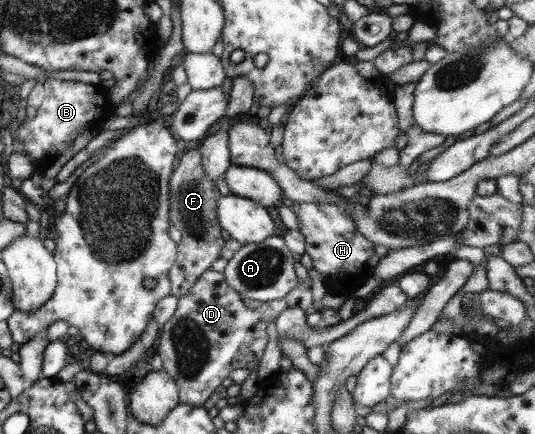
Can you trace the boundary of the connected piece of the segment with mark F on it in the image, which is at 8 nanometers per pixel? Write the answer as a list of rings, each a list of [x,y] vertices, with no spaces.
[[[190,146],[177,161],[177,167],[173,168],[167,180],[168,225],[181,233],[180,243],[176,243],[174,262],[167,271],[170,294],[175,298],[185,295],[188,287],[199,279],[199,275],[207,271],[213,261],[220,257],[220,249],[224,242],[216,218],[216,205],[221,195],[214,180],[210,180],[204,174],[200,161],[201,156],[197,146]]]

